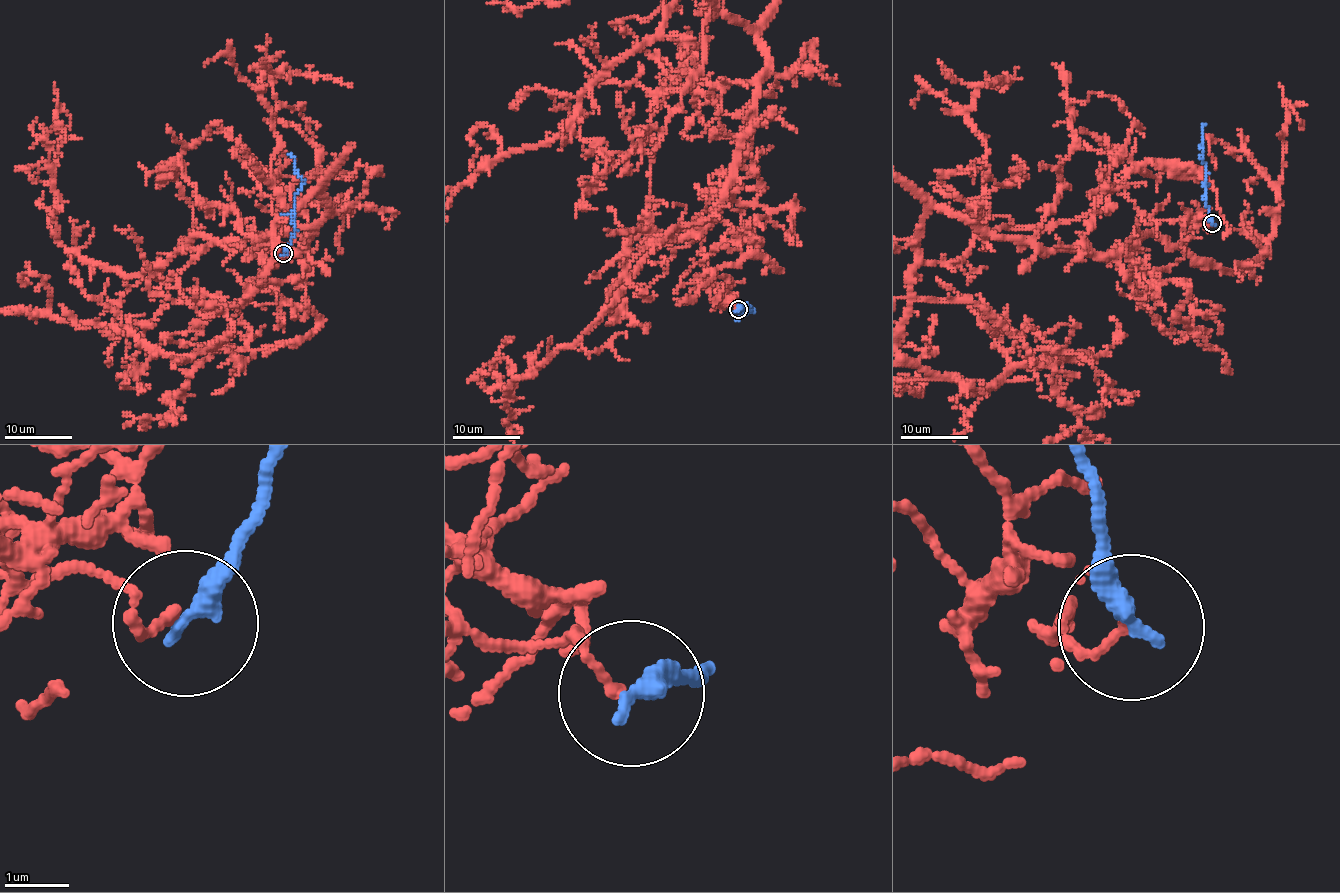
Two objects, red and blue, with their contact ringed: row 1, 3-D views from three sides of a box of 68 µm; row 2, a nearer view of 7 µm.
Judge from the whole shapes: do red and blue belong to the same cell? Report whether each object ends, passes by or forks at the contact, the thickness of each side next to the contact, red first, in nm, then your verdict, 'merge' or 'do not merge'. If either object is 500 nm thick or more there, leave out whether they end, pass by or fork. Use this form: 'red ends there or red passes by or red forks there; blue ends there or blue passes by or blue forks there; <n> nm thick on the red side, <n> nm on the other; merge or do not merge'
red ends there; blue ends there; 150 nm thick on the red side, 340 nm on the other; do not merge

